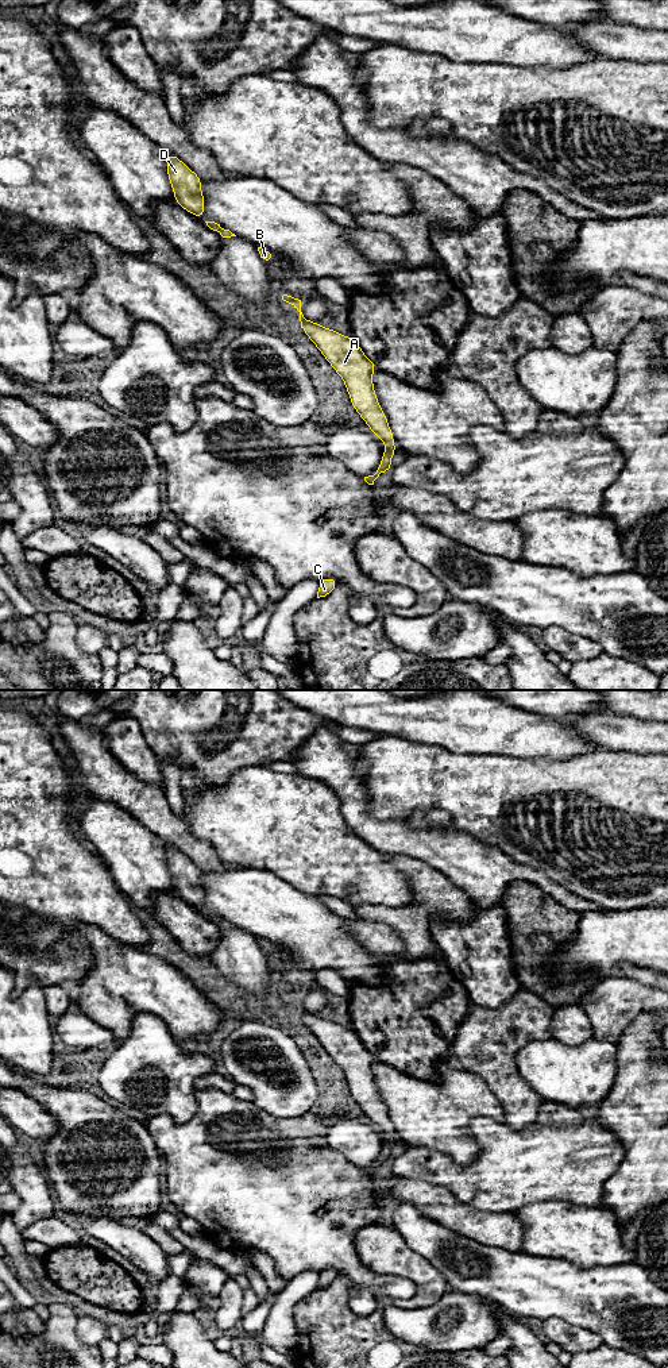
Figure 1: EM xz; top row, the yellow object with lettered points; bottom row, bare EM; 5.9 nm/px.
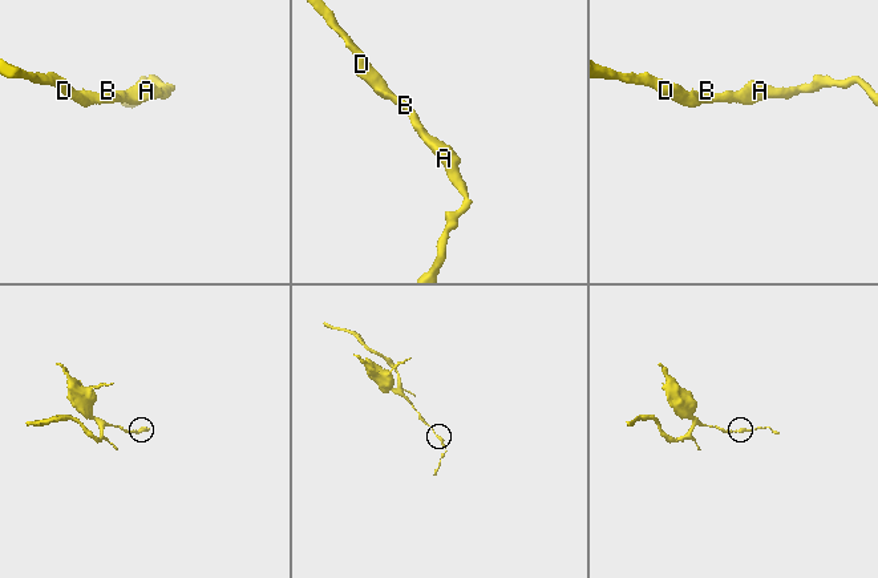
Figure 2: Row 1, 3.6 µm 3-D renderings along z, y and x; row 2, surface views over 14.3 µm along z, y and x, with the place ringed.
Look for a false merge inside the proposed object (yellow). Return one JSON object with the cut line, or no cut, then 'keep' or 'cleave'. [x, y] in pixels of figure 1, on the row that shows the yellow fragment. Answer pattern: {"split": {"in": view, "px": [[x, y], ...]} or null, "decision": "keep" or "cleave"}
{"split": null, "decision": "keep"}

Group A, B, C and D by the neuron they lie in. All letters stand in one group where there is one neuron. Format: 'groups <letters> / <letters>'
groups A B C D

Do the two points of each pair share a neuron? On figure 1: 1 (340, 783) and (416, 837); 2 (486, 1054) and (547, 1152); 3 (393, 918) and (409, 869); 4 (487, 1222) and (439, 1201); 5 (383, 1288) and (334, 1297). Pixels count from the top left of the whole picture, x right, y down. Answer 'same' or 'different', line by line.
1: same
2: different
3: same
4: same
5: different

